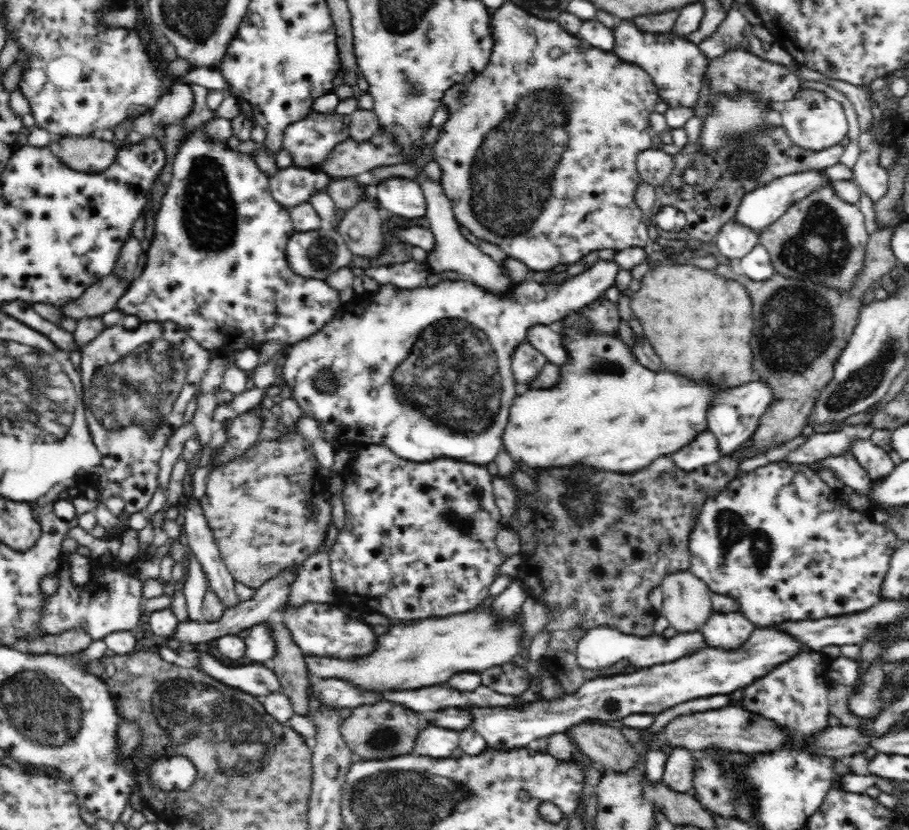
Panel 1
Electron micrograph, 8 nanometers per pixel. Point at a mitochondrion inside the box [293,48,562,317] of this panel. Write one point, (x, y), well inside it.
(323, 252)

